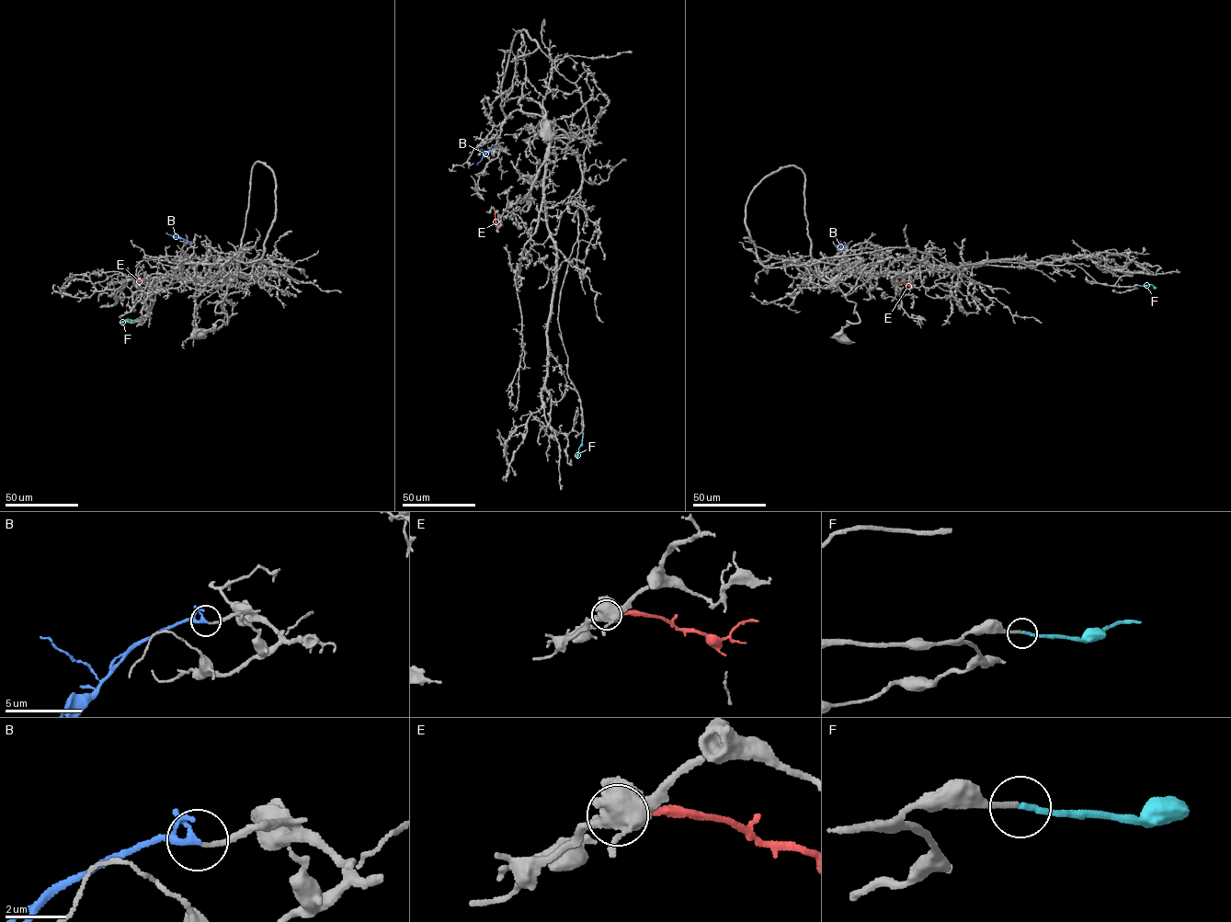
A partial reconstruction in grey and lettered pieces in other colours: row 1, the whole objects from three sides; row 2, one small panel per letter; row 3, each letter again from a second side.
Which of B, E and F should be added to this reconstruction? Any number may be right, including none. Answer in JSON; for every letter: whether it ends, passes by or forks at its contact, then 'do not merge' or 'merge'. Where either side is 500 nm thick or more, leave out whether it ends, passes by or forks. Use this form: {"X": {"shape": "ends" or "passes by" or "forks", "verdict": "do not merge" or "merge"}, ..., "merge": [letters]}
{"B": {"shape": "forks", "verdict": "merge"}, "E": {"shape": "ends", "verdict": "do not merge"}, "F": {"shape": "ends", "verdict": "merge"}, "merge": ["B", "F"]}

